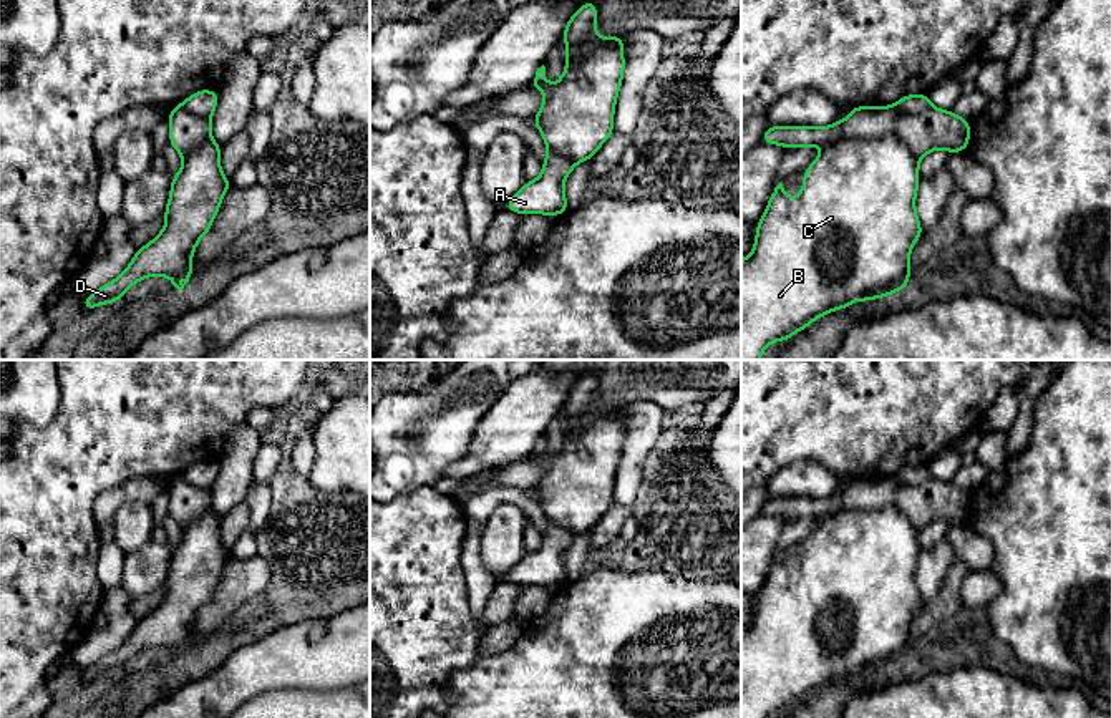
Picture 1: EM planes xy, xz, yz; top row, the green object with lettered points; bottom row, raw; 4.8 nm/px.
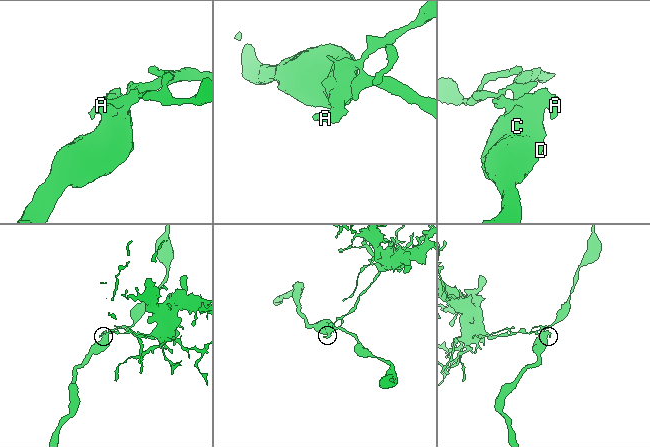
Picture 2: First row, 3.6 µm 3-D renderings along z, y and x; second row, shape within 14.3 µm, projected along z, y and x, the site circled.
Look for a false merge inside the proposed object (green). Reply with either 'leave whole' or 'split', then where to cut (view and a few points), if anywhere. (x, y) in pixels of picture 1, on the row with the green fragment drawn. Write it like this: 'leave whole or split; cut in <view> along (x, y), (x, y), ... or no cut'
split; cut in yz along (833, 141), (896, 135), (919, 160)

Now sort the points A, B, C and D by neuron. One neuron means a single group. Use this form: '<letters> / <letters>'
A / B C D

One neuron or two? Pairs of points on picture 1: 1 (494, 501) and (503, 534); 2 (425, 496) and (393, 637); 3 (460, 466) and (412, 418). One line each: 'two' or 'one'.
1: two
2: one
3: two

